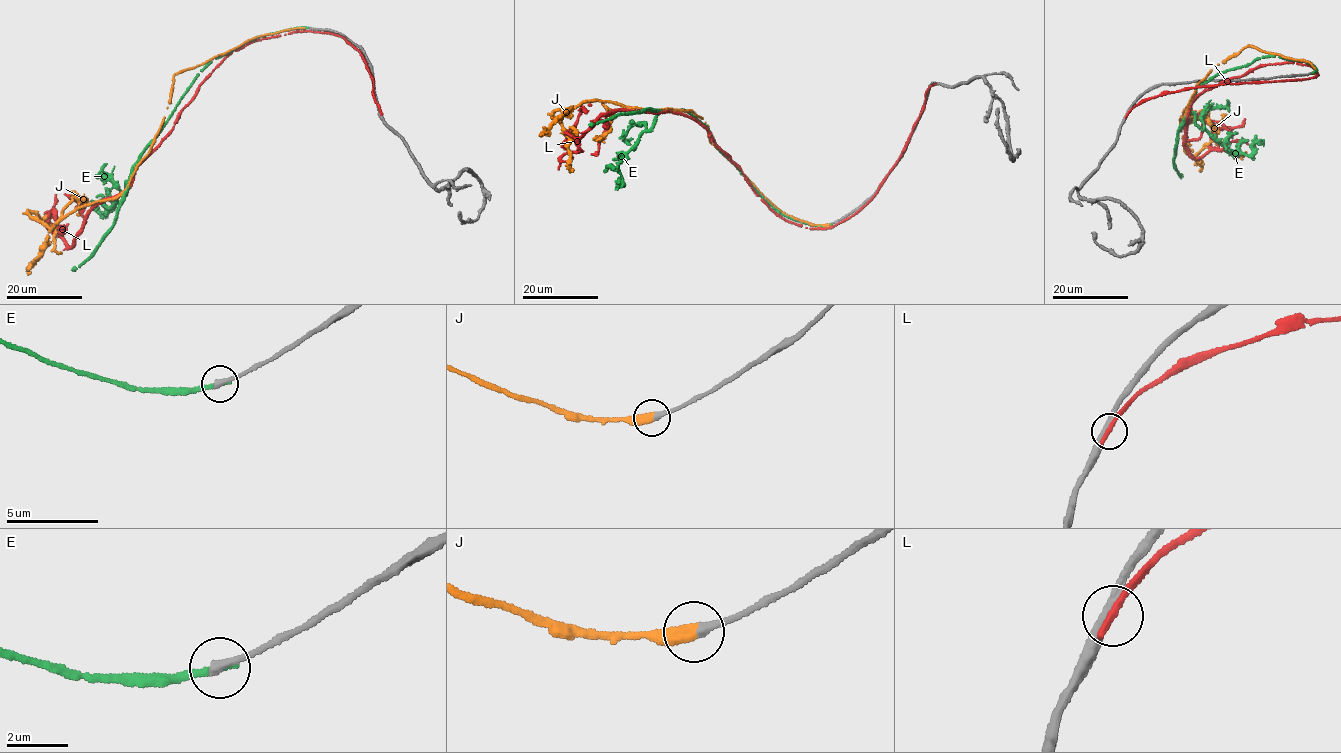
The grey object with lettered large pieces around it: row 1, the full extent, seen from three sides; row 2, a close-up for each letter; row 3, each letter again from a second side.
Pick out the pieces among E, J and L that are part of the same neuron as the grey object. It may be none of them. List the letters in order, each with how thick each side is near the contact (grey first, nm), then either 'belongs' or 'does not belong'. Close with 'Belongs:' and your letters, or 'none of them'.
E: calibres 280 and 240 nm; does not belong
J: calibres 240 and 460 nm; belongs
L: calibres 380 and 320 nm; does not belong
Belongs: J

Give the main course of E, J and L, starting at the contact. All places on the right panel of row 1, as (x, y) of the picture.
E: (1312, 73), (1317, 69), (1307, 61), (1267, 56), (1217, 73), (1195, 88), (1178, 132), (1174, 157), (1181, 176)
J: (1313, 73), (1310, 63), (1252, 45), (1217, 64), (1180, 118), (1184, 127), (1205, 112), (1216, 127), (1200, 162)
L: (1127, 115), (1315, 69), (1225, 79), (1186, 120), (1189, 155), (1209, 149), (1203, 117), (1186, 139)

